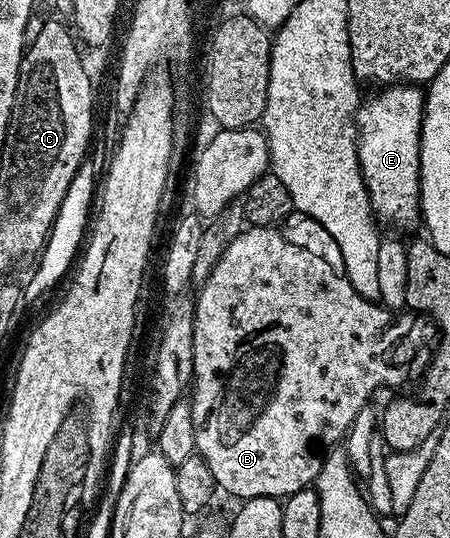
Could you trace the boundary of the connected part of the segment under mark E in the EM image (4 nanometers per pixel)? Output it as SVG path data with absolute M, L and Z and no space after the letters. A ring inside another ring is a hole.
M390 84L365 99L356 113L356 149L377 221L412 224L420 220L420 131L425 93L415 84Z

